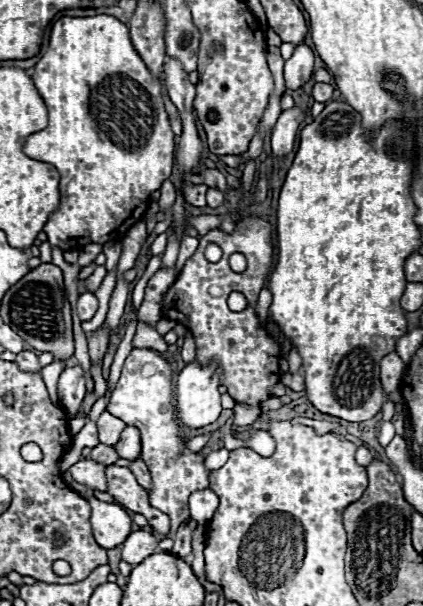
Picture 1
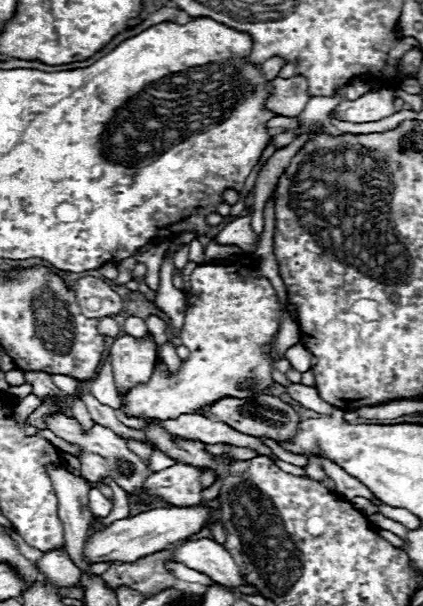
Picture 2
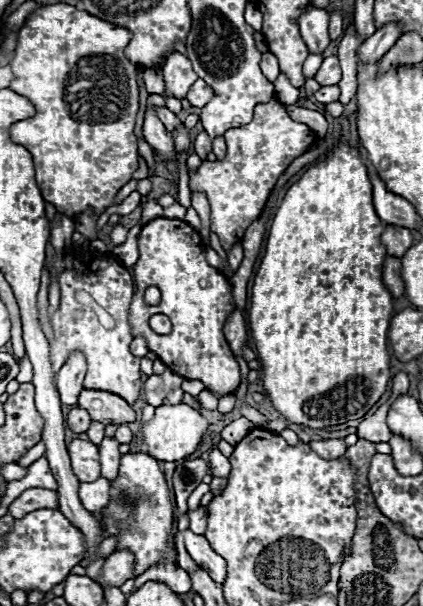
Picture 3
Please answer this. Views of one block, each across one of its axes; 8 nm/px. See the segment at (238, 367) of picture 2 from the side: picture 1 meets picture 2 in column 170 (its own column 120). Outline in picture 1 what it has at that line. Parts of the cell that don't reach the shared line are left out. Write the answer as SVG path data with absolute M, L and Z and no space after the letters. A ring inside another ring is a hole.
M134 348L124 362L122 376L116 384L116 390L112 392L112 398L110 398L110 404L108 404L106 410L110 414L118 416L120 420L124 420L128 426L136 426L140 430L142 460L148 464L148 470L150 470L152 480L154 480L154 490L150 492L150 504L170 516L170 538L174 538L178 526L186 518L190 518L188 496L194 490L208 488L210 482L208 482L208 470L204 468L204 458L196 452L188 452L184 440L180 438L180 426L178 426L178 422L174 418L174 410L172 410L172 370L170 370L170 362L166 362L160 354L156 354L148 348Z

